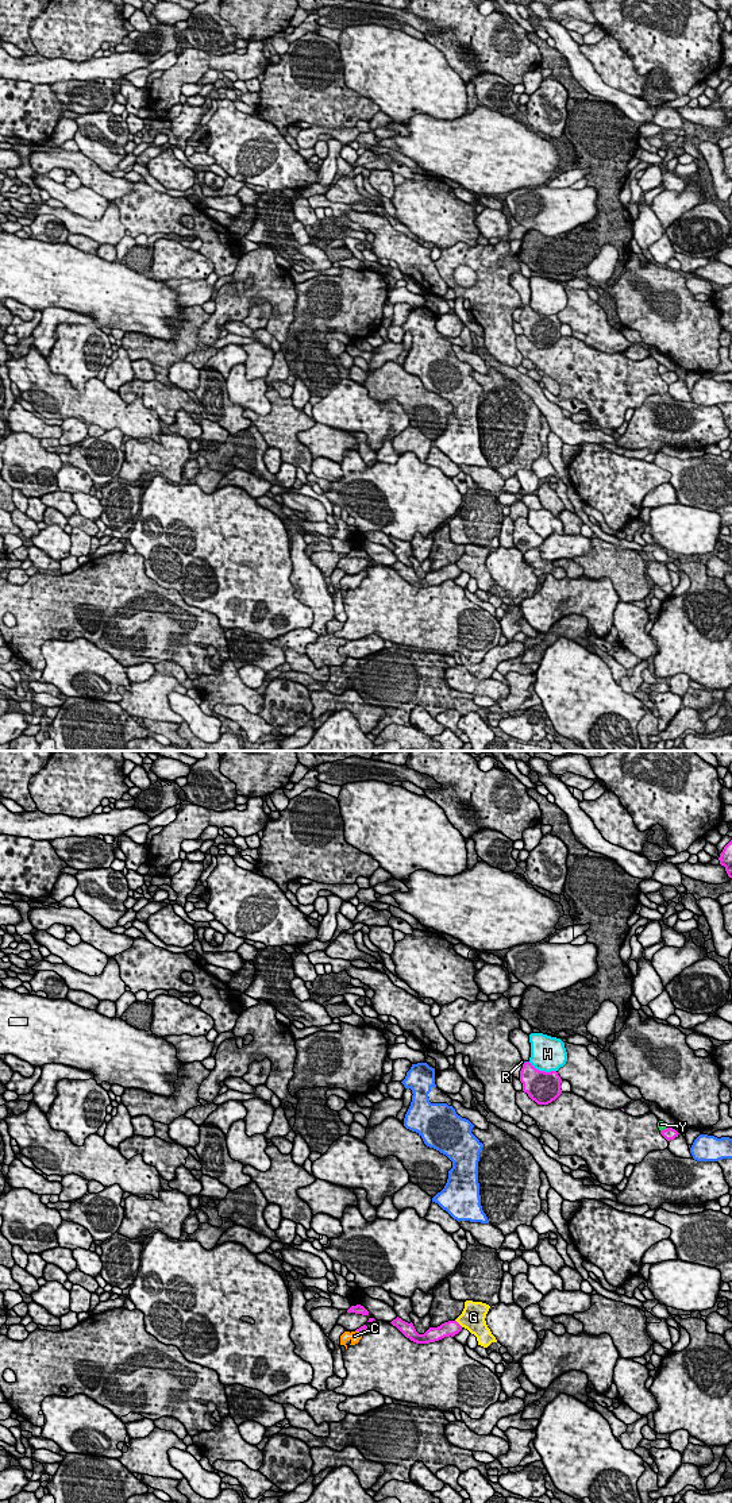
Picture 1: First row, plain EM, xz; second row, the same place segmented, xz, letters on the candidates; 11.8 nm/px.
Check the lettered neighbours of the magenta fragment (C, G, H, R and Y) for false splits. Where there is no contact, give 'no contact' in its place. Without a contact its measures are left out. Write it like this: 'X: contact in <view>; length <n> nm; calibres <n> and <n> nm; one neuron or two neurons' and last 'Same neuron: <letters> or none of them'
C: contact in xz; length 110 nm; calibres 100 and 130 nm; one neuron
G: contact in xz; length 130 nm; calibres 190 and 280 nm; two neurons
H: contact in xz; length 360 nm; calibres 380 and 420 nm; two neurons
R: contact in xz; length 60 nm; calibres 280 and 50 nm; two neurons
Y: contact in xz; length 110 nm; calibres 140 and 90 nm; two neurons
Same neuron: C

